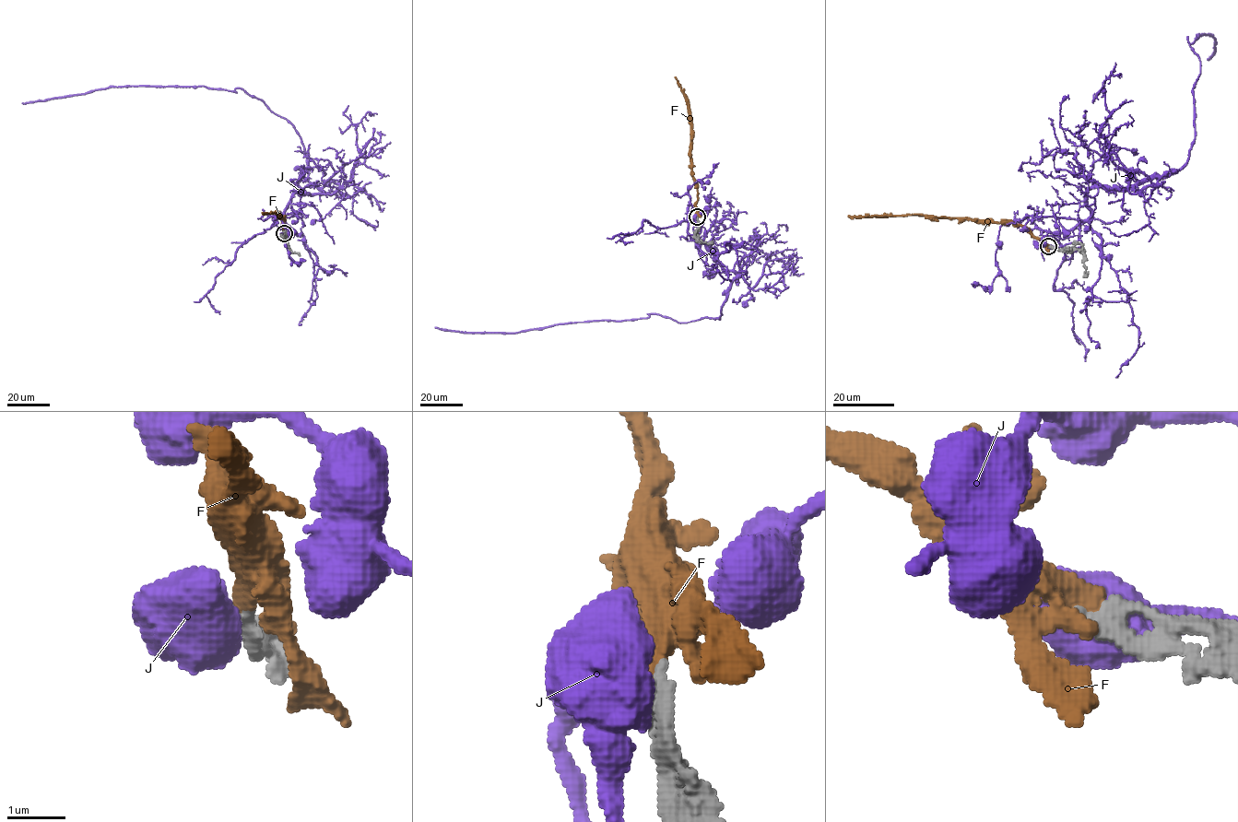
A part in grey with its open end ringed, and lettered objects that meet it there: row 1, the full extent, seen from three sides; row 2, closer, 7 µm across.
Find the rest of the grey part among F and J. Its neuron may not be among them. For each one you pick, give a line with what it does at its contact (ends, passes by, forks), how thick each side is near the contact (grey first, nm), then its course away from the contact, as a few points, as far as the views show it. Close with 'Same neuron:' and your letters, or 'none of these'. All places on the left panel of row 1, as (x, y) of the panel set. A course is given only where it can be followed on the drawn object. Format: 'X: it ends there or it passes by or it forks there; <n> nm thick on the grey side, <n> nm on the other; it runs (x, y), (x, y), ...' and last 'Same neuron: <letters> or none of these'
F: it ends there; 360 nm thick on the grey side, 360 nm on the other; it runs (284, 233), (284, 217), (277, 212), (262, 212)
Same neuron: F

